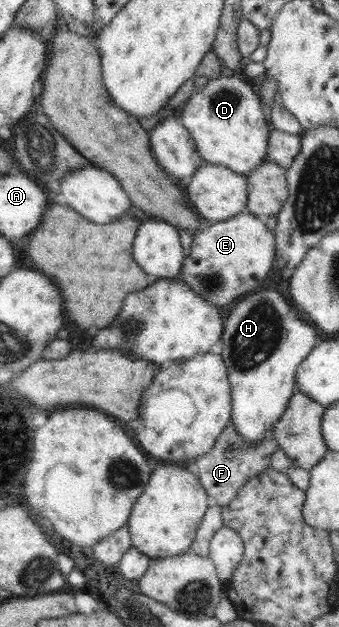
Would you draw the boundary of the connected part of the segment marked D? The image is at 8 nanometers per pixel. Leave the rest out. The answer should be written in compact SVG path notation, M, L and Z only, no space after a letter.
M244 76L218 77L195 88L184 103L181 123L189 131L201 158L247 175L266 158L269 128L261 109L260 95Z

